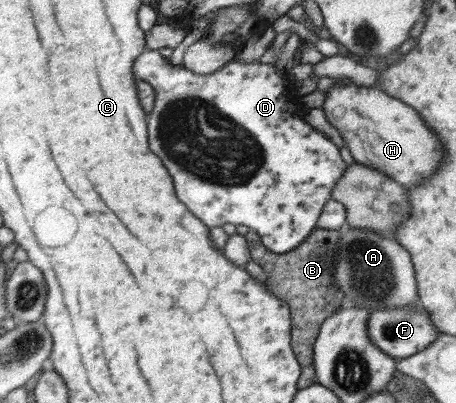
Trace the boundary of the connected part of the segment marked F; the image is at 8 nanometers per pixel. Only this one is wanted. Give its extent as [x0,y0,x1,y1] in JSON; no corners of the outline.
[367,304,439,359]

